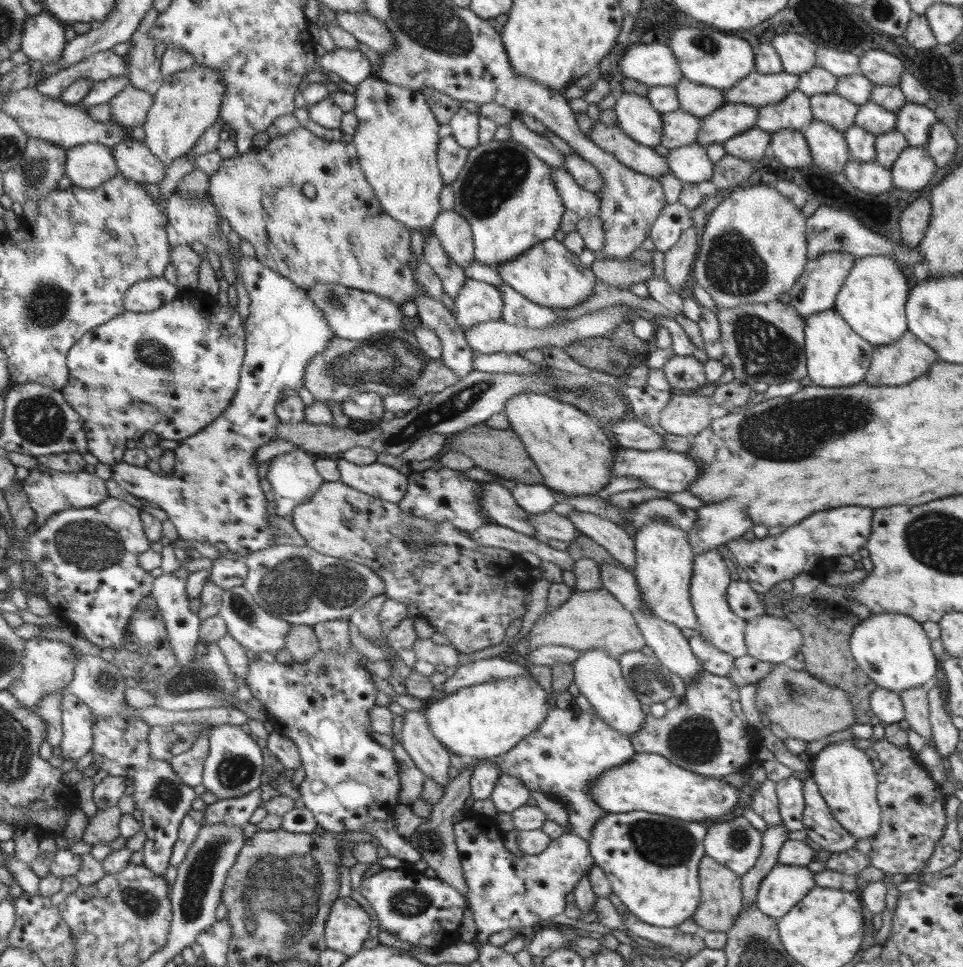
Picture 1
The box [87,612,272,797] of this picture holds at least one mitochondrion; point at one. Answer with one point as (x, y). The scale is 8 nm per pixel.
(204, 679)

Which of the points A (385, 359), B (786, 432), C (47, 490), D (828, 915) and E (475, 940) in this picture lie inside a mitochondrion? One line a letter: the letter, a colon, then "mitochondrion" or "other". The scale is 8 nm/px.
A: mitochondrion
B: mitochondrion
C: other
D: other
E: other

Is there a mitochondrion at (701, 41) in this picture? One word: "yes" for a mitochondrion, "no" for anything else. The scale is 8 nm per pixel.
yes

